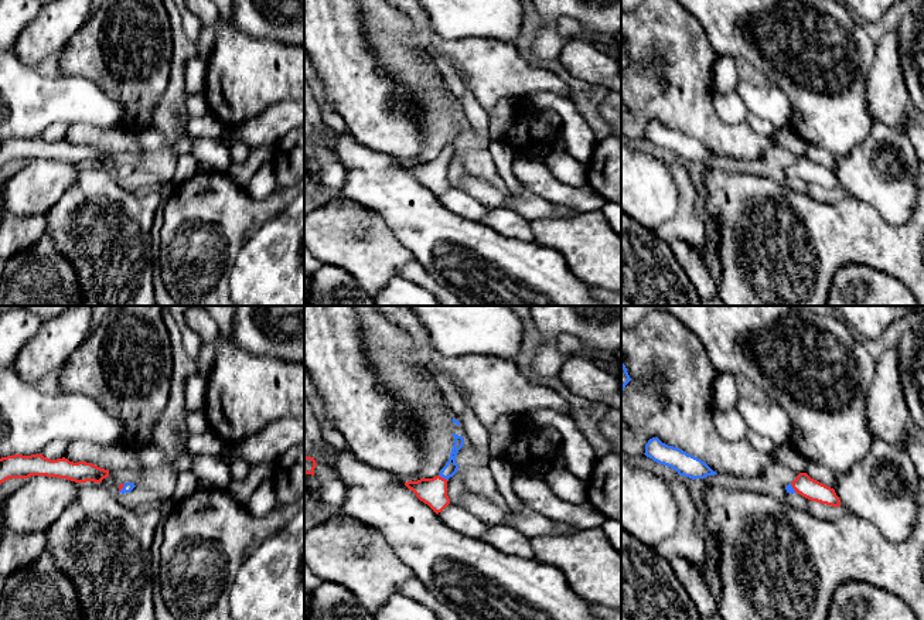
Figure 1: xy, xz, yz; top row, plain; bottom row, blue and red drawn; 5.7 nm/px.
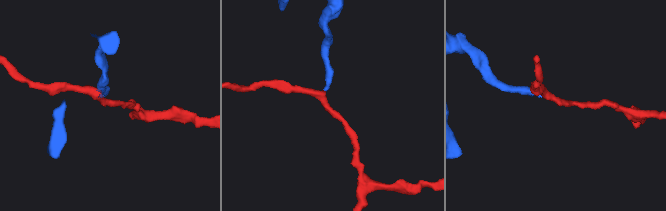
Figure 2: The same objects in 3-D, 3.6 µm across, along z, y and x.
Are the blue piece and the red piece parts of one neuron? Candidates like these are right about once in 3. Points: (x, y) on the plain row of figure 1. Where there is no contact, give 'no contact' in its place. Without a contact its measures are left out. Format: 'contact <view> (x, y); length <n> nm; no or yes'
contact xz (443, 160); length 70 nm; yes

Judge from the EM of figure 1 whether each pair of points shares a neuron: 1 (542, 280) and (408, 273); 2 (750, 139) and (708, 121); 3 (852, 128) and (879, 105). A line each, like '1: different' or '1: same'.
1: different
2: same
3: different

